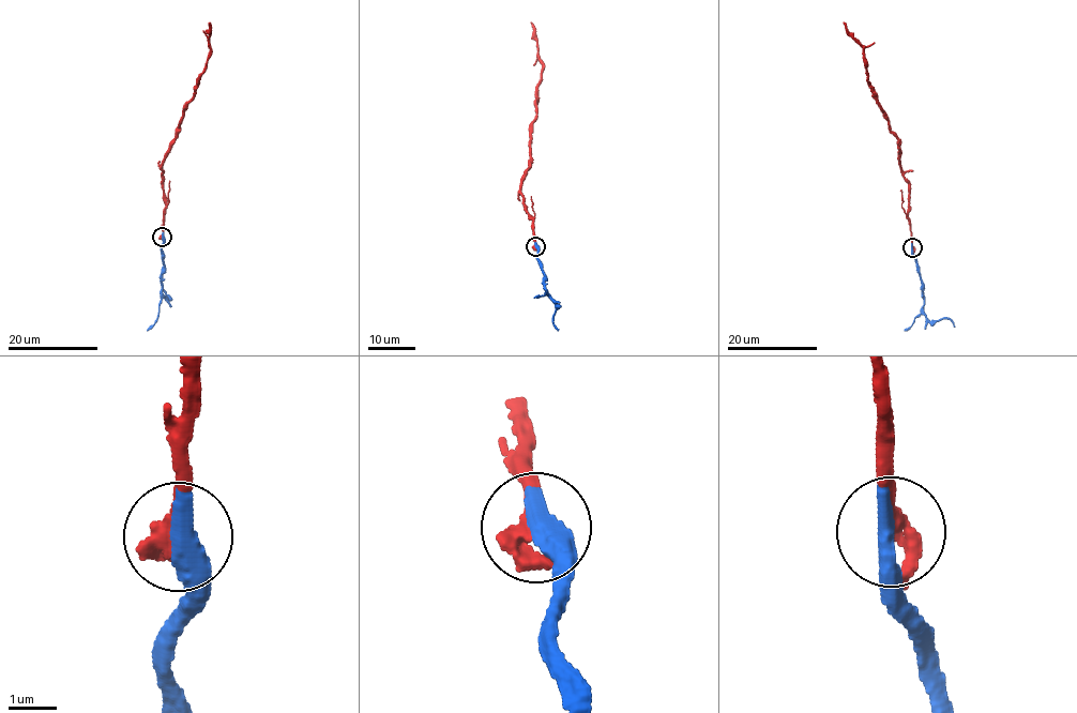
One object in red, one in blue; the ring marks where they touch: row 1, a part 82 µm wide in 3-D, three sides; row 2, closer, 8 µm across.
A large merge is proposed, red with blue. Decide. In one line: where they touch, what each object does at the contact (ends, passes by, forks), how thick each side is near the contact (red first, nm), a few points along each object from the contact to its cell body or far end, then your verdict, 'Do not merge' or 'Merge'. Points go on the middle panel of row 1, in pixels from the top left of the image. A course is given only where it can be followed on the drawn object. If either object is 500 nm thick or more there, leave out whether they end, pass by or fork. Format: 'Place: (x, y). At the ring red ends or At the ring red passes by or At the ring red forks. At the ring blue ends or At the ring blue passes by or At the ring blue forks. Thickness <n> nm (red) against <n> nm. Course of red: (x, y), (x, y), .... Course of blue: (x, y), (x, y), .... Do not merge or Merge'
Place: (535, 246). Thickness 280 nm (red) against 500 nm. Course of red: (535, 246), (533, 222), (520, 188), (529, 166), (542, 66), (530, 21). Course of blue: (535, 246), (547, 294), (556, 304), (554, 320), (558, 331). Merge

